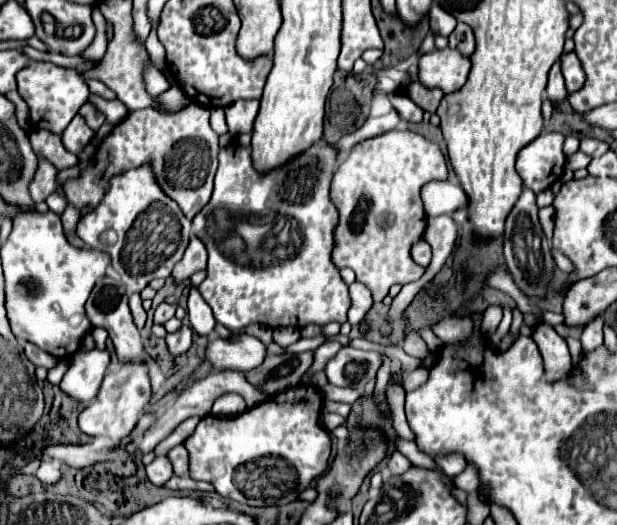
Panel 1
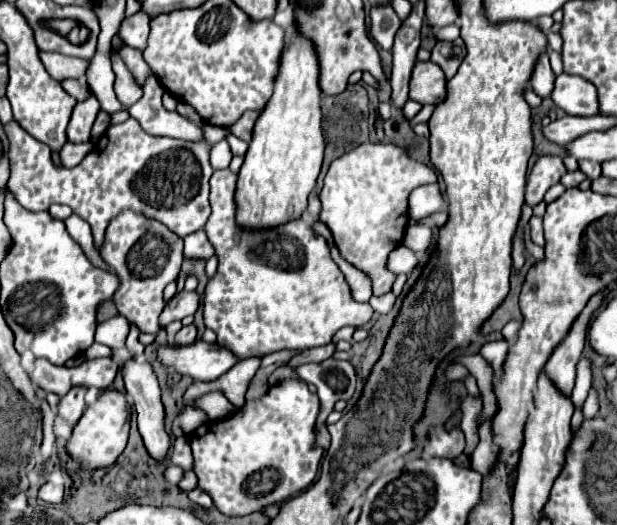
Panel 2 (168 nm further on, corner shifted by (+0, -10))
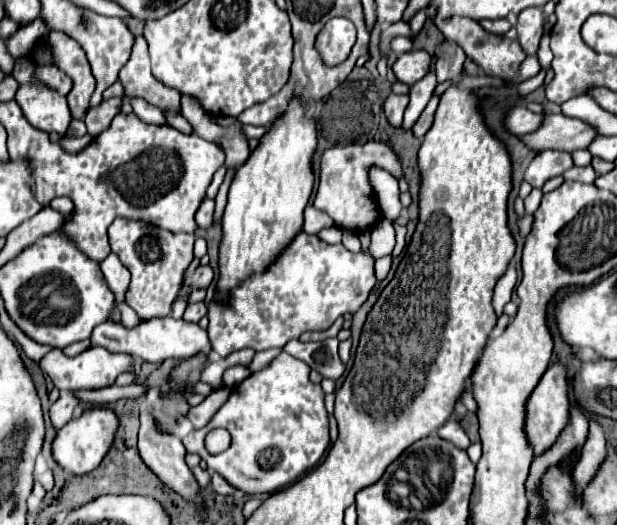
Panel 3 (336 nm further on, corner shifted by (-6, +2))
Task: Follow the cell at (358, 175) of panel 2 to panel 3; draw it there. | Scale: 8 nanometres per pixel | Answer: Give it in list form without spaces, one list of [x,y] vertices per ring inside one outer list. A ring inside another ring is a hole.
[[[366,142],[366,144],[348,144],[348,146],[332,146],[322,152],[320,158],[320,182],[318,194],[314,196],[314,208],[326,212],[338,226],[350,228],[354,232],[362,232],[380,220],[380,206],[372,192],[368,180],[368,168],[380,166],[388,170],[392,176],[402,176],[402,166],[396,160],[396,154],[390,146],[382,142]]]

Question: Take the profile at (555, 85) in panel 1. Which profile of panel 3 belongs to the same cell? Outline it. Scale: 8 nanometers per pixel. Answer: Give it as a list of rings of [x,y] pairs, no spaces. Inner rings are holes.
[[[526,8],[524,12],[520,12],[518,22],[516,22],[516,32],[518,32],[518,42],[522,44],[524,52],[536,54],[538,42],[544,34],[542,8]]]

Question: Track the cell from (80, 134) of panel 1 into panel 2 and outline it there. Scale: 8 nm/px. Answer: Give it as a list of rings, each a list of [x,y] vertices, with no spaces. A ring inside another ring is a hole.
[[[90,96],[86,102],[76,104],[68,124],[68,142],[80,144],[90,140],[90,128],[94,124],[98,110],[100,110],[100,102],[94,96]]]

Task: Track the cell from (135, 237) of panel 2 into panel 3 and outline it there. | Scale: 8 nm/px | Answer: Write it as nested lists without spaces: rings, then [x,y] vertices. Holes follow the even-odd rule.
[[[116,218],[112,226],[108,228],[108,240],[110,240],[112,252],[120,258],[120,262],[132,274],[130,288],[126,292],[126,304],[140,318],[170,314],[170,304],[174,302],[174,296],[178,296],[178,292],[182,290],[184,272],[194,258],[192,254],[194,236],[184,232],[172,234],[160,228],[154,228],[150,224]],[[150,228],[152,228],[152,236],[150,236]],[[150,250],[152,250],[152,262],[150,262]]]

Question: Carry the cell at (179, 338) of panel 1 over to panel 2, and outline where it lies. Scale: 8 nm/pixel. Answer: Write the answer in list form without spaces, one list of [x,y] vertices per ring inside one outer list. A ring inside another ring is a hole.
[[[190,324],[190,326],[182,326],[182,330],[174,336],[174,346],[188,346],[196,340],[196,326]]]

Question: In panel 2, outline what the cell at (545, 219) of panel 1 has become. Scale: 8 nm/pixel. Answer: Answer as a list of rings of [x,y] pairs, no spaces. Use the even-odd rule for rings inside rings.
[[[532,216],[530,220],[530,236],[532,236],[532,242],[538,244],[538,246],[544,246],[544,228],[542,228],[542,218],[538,216]]]

